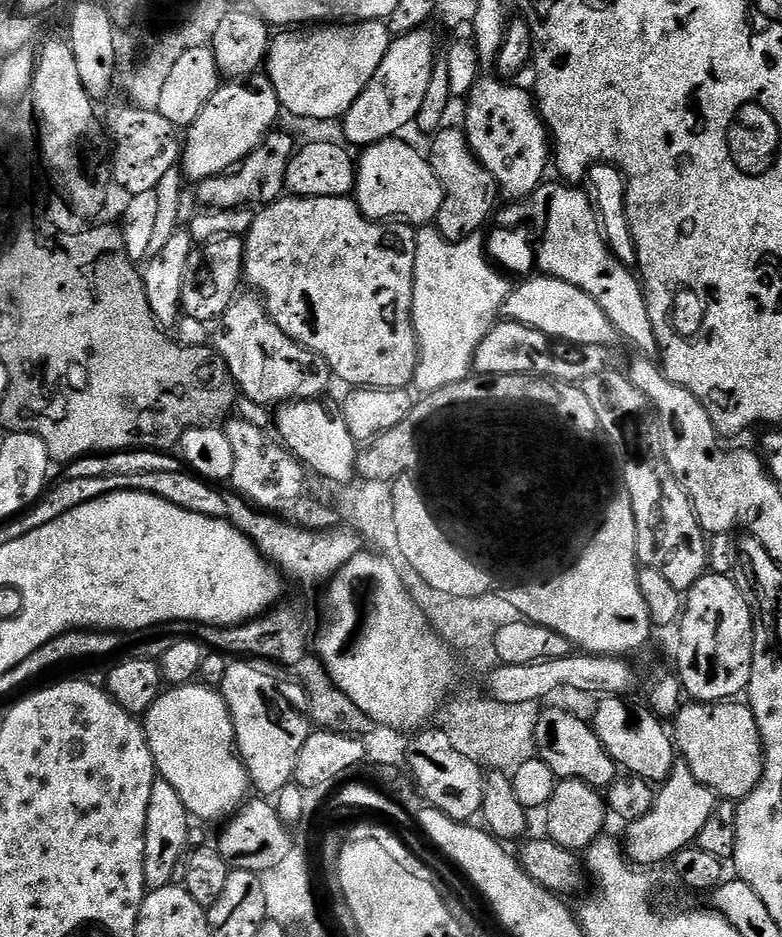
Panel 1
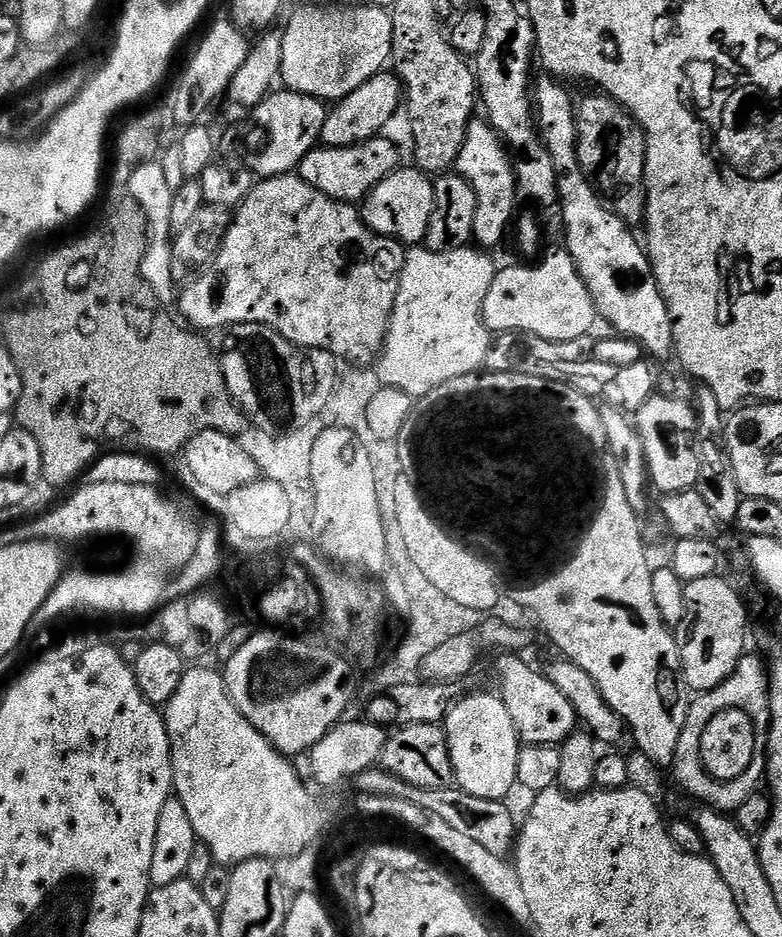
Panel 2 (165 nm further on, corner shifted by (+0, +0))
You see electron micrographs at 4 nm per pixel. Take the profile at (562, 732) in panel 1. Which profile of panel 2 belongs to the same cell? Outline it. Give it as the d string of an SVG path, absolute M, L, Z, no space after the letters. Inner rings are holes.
M504 654L496 664L496 672L500 675L498 695L504 701L506 710L510 710L510 718L514 722L516 732L525 745L554 744L561 745L570 733L577 731L578 717L575 707L566 698L554 682L544 676L543 671L531 668L520 654Z

